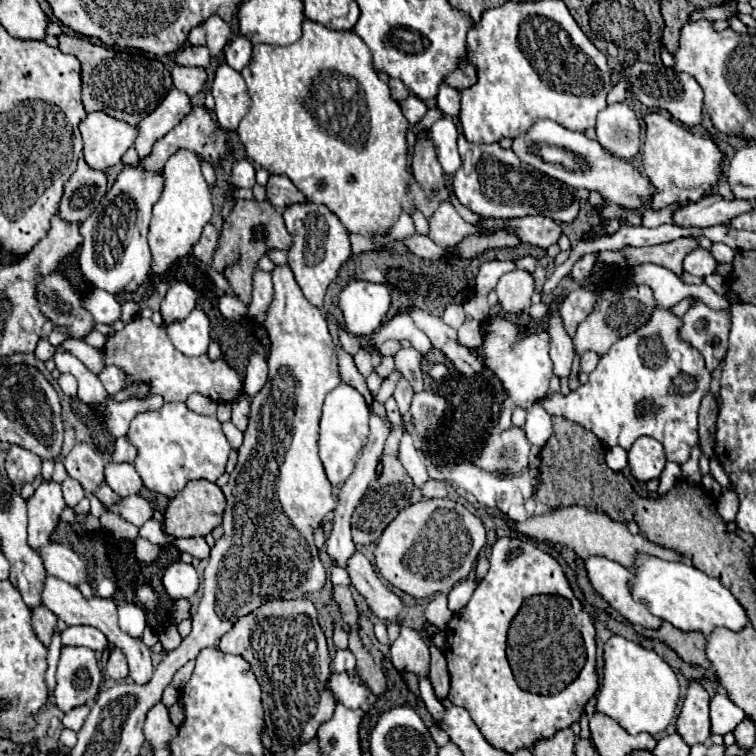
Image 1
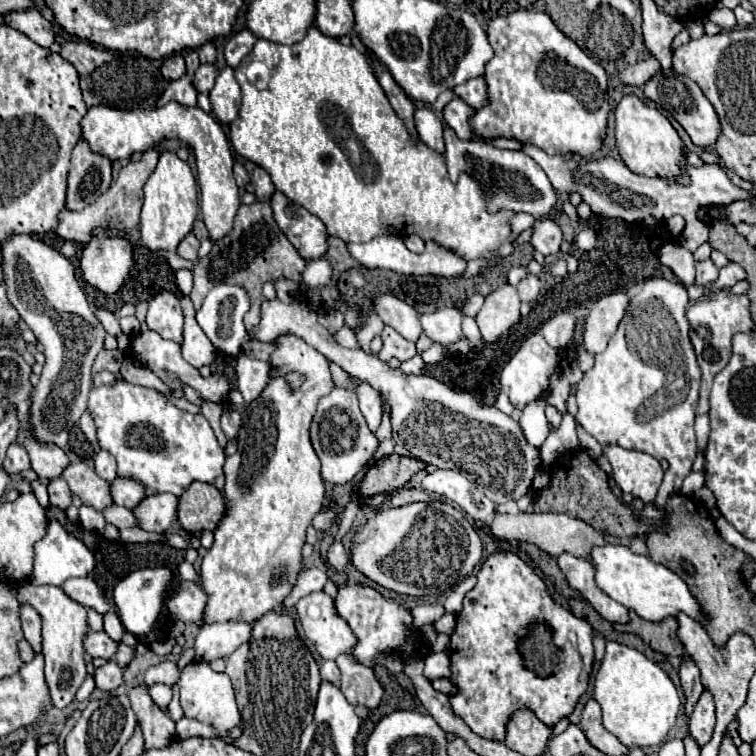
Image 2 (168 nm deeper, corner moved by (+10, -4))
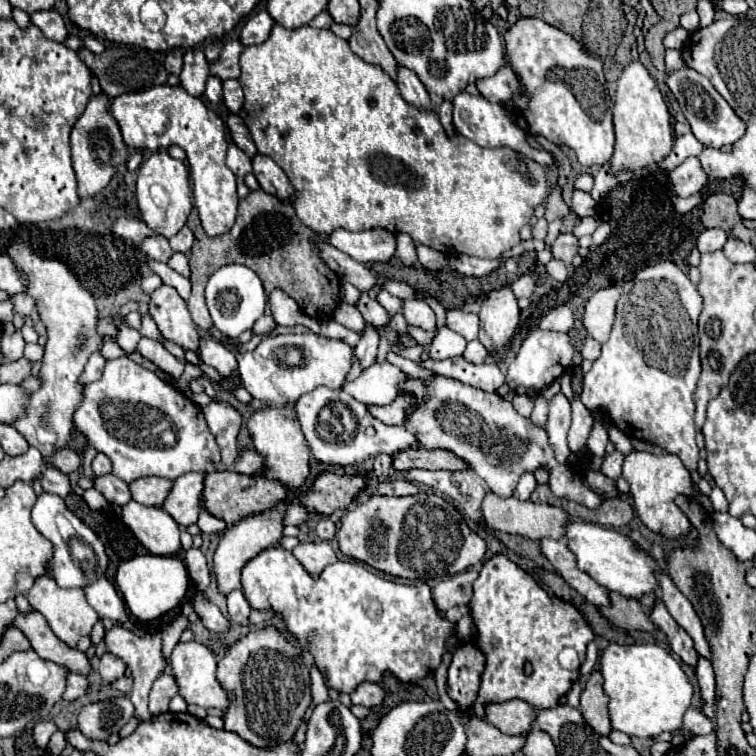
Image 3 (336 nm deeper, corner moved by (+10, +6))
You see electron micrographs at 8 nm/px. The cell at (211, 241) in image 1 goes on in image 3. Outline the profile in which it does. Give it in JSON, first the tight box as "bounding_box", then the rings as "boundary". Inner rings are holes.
{"bounding_box":[170,226,194,252],"boundary":[[[184,226],[176,236],[172,236],[170,240],[170,248],[174,250],[174,252],[190,252],[192,250],[192,244],[194,244],[194,234],[192,234],[192,230],[188,228],[188,226]]]}

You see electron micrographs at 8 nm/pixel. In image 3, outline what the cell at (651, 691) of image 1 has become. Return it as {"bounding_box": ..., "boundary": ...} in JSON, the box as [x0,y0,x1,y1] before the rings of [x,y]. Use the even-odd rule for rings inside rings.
{"bounding_box":[600,642,692,738],"boundary":[[[610,642],[600,658],[600,674],[608,696],[608,712],[612,728],[628,736],[652,738],[662,732],[678,730],[682,716],[692,700],[692,686],[682,666],[656,644],[622,646]]]}

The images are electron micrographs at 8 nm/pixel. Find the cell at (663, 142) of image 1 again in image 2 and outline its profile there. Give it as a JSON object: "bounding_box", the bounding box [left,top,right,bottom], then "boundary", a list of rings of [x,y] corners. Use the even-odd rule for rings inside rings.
{"bounding_box":[616,94,682,180],"boundary":[[[636,94],[622,96],[616,110],[616,148],[620,152],[622,162],[634,174],[642,176],[670,176],[670,180],[682,180],[682,140],[670,120],[654,106],[646,104]]]}

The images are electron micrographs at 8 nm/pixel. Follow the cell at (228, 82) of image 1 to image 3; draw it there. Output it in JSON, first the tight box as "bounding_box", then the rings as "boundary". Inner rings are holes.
{"bounding_box":[222,78,244,114],"boundary":[[[230,78],[230,80],[222,82],[222,102],[228,106],[228,110],[232,114],[238,114],[242,110],[244,94],[242,94],[242,86],[238,80]]]}

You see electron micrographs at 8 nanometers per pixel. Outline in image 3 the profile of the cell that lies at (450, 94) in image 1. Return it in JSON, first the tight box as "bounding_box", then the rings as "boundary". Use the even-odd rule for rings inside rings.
{"bounding_box":[454,94,554,166],"boundary":[[[456,94],[454,100],[454,128],[458,134],[466,136],[468,140],[476,142],[478,146],[484,146],[484,148],[502,148],[502,146],[508,146],[512,150],[520,150],[524,152],[528,158],[532,158],[534,162],[538,162],[540,166],[554,166],[554,158],[552,154],[548,154],[546,150],[534,150],[526,144],[526,132],[522,132],[512,120],[510,116],[506,114],[504,106],[500,104],[492,104],[488,102],[486,98],[482,96],[472,96],[472,94]]]}

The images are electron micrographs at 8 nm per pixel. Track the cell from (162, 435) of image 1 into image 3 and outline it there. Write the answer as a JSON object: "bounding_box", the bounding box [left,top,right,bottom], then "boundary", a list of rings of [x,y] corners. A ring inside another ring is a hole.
{"bounding_box":[74,356,220,482],"boundary":[[[126,356],[108,360],[102,378],[86,386],[84,402],[74,412],[74,424],[96,446],[98,452],[104,452],[112,460],[114,476],[122,478],[124,482],[132,482],[140,476],[176,480],[178,476],[194,470],[212,472],[218,468],[220,450],[210,434],[210,428],[206,426],[202,410],[172,384],[166,384],[154,372],[138,366]]]}

